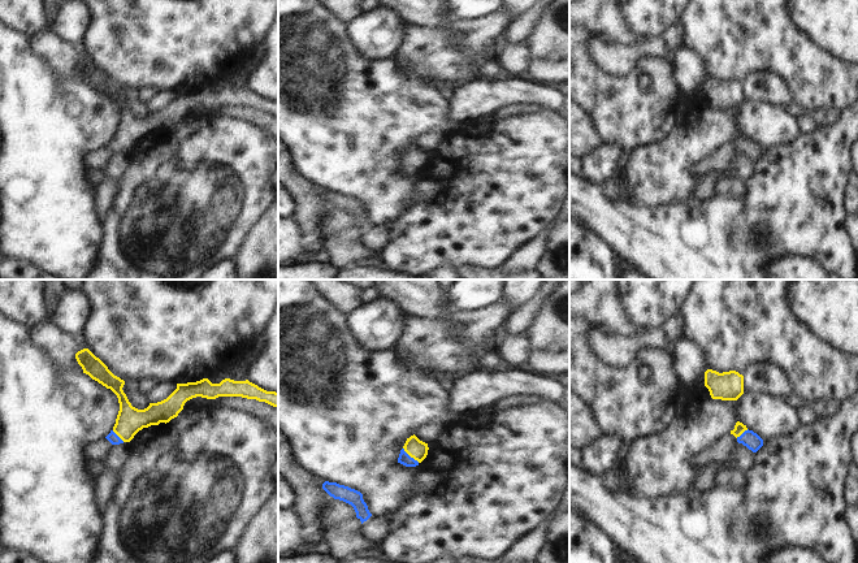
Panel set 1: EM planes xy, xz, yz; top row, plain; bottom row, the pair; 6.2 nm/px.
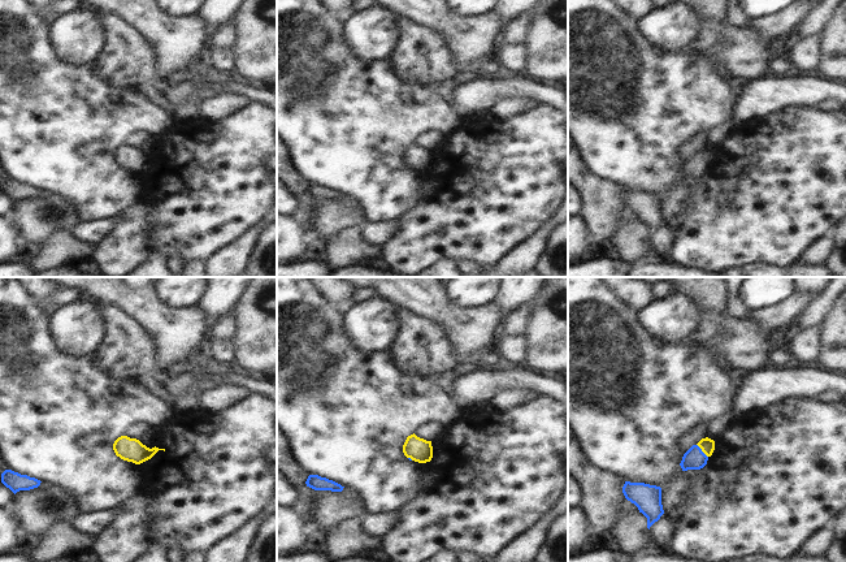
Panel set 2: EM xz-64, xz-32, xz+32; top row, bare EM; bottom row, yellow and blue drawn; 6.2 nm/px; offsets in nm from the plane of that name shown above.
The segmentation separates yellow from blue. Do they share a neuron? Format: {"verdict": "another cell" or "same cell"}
{"verdict": "same cell"}

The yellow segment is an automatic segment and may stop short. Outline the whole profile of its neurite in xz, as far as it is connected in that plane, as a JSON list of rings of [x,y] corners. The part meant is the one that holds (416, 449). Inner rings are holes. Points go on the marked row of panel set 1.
[[[415,434],[407,438],[400,450],[398,463],[406,467],[419,465],[428,455],[428,443],[420,441]]]

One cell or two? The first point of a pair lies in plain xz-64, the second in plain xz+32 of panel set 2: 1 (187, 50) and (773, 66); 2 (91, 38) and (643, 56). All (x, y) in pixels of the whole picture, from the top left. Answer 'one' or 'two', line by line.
1: two
2: two

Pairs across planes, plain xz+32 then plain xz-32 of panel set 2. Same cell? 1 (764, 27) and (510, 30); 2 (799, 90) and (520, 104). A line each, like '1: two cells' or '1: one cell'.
1: two cells
2: two cells

